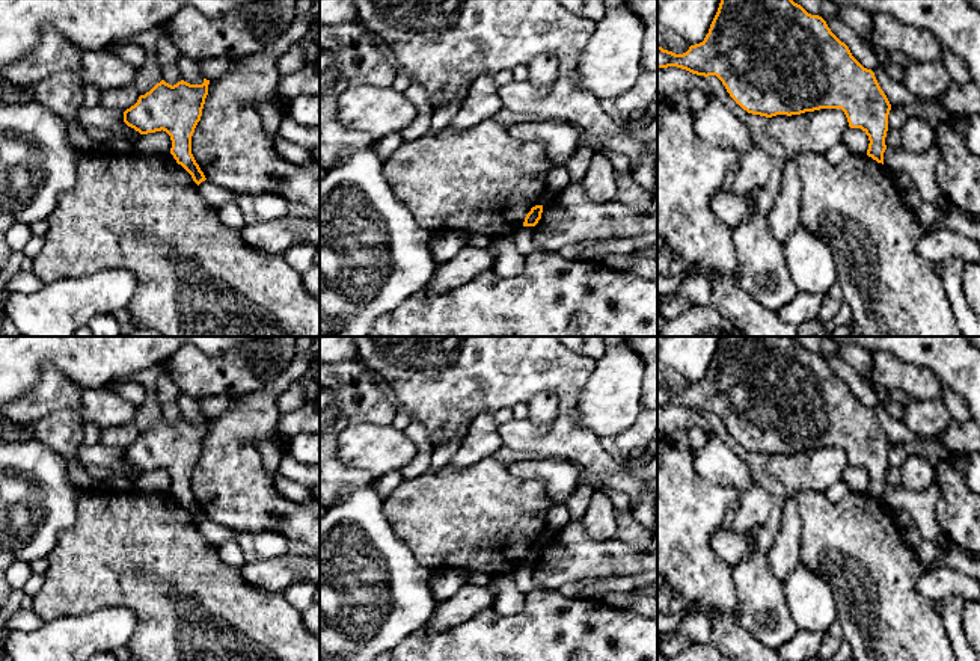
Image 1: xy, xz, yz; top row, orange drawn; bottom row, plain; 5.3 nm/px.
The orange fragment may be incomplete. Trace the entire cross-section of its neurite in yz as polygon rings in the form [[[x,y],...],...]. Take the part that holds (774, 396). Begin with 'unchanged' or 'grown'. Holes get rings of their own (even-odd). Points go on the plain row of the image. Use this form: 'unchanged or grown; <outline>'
unchanged; [[[721,337],[718,350],[710,362],[709,371],[704,379],[695,383],[691,383],[689,388],[683,392],[675,392],[672,389],[657,385],[657,406],[677,404],[686,407],[697,414],[716,414],[725,424],[730,435],[748,451],[772,456],[776,453],[801,453],[805,450],[814,450],[820,447],[841,447],[847,456],[850,466],[861,466],[868,474],[868,487],[867,493],[884,503],[884,490],[887,487],[885,475],[888,469],[888,453],[891,442],[880,427],[874,410],[864,406],[850,391],[849,385],[841,380],[828,365],[826,359],[819,353],[808,352],[801,343],[795,341],[792,337]]]

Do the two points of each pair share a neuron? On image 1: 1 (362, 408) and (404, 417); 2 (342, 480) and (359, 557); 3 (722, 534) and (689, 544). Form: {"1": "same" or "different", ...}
{"1": "different", "2": "different", "3": "different"}

